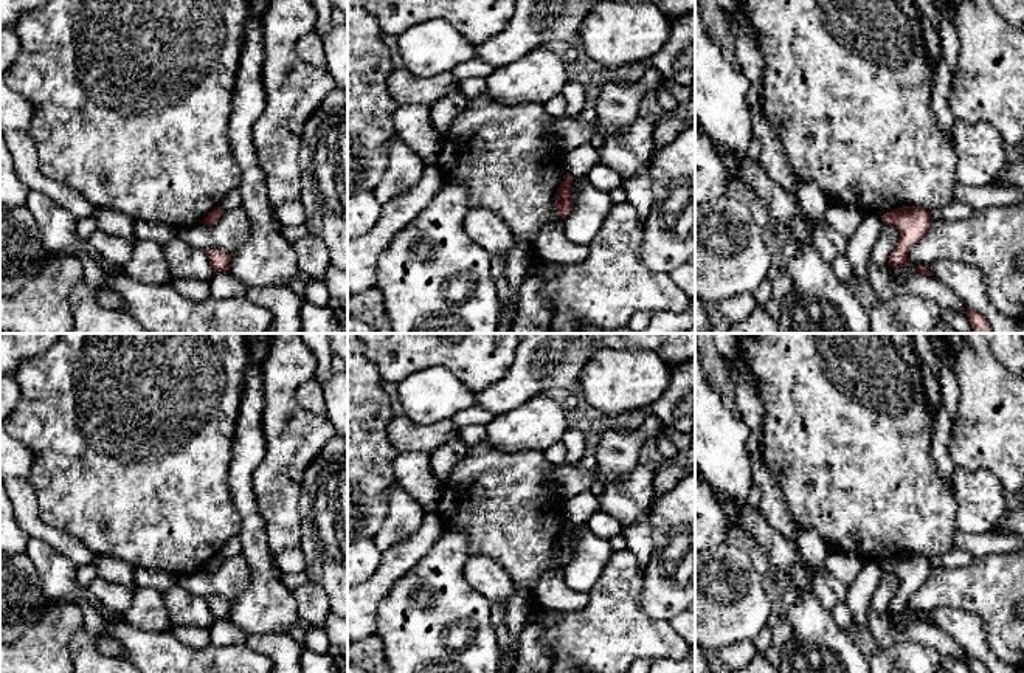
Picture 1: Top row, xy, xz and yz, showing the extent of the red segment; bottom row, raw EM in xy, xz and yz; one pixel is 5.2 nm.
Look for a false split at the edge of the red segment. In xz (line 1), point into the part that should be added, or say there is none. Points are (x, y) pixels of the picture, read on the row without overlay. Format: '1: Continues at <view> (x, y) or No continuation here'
1: No continuation here

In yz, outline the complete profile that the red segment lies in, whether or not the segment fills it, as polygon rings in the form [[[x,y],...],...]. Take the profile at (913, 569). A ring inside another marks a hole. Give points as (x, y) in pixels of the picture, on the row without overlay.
[[[901,554],[884,563],[883,571],[892,571],[898,575],[900,588],[889,603],[887,611],[892,616],[903,616],[911,608],[908,606],[909,597],[923,585],[931,571],[931,558]]]

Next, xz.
[[[566,519],[566,523],[563,524],[562,532],[557,537],[557,543],[555,543],[557,561],[563,568],[566,568],[566,564],[573,558],[573,549],[571,549],[571,530],[573,530],[573,527],[574,526]]]

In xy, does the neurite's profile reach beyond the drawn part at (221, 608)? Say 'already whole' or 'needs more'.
already whole

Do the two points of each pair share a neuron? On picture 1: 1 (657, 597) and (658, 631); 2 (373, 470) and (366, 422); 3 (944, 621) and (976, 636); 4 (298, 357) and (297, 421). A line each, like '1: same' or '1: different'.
1: different
2: same
3: same
4: same

